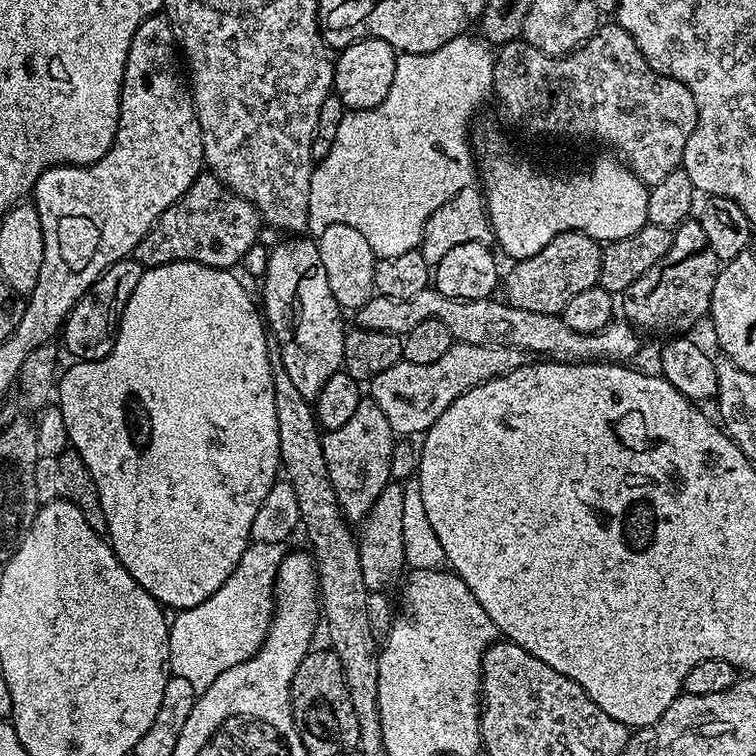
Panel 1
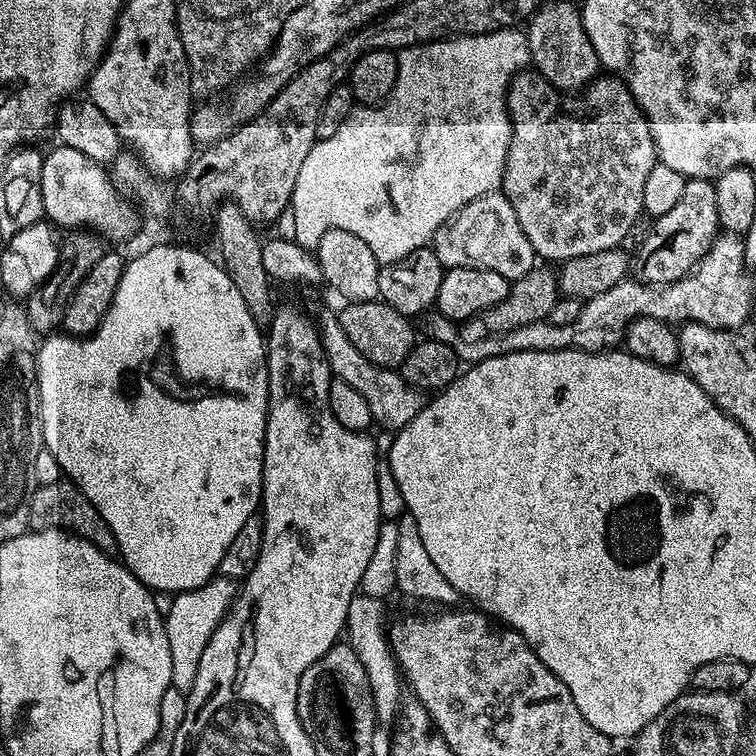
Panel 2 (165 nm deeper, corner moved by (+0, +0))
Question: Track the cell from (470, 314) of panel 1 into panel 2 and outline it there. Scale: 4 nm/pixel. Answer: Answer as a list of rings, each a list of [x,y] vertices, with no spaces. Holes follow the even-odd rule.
[[[720,234],[717,235],[716,241],[712,243],[706,255],[699,260],[696,267],[692,271],[687,272],[683,278],[676,280],[672,284],[641,284],[639,280],[635,278],[626,278],[622,282],[618,282],[618,286],[610,286],[610,290],[606,290],[603,294],[594,294],[594,298],[583,301],[580,306],[580,313],[578,318],[574,318],[574,322],[570,322],[566,326],[558,326],[557,324],[551,324],[549,320],[539,320],[538,322],[530,322],[530,326],[518,326],[518,330],[508,330],[503,334],[479,334],[480,336],[475,336],[474,333],[468,329],[468,326],[461,326],[457,321],[446,318],[442,313],[435,310],[429,311],[427,315],[423,317],[424,320],[424,332],[423,335],[430,340],[437,340],[442,342],[446,346],[450,346],[456,351],[457,356],[460,357],[461,361],[467,362],[469,365],[477,364],[480,360],[485,360],[486,358],[494,358],[495,356],[501,356],[502,354],[510,354],[511,352],[553,352],[554,350],[562,350],[563,348],[577,348],[583,352],[602,352],[605,350],[612,350],[617,347],[616,344],[625,339],[626,333],[628,331],[629,324],[633,320],[642,318],[658,318],[659,320],[665,320],[666,323],[673,326],[679,325],[681,322],[687,322],[689,324],[701,324],[702,326],[710,326],[711,328],[726,328],[729,330],[740,330],[745,326],[744,323],[748,320],[748,315],[752,312],[752,276],[750,273],[749,265],[744,263],[744,241],[739,235],[736,234]]]

